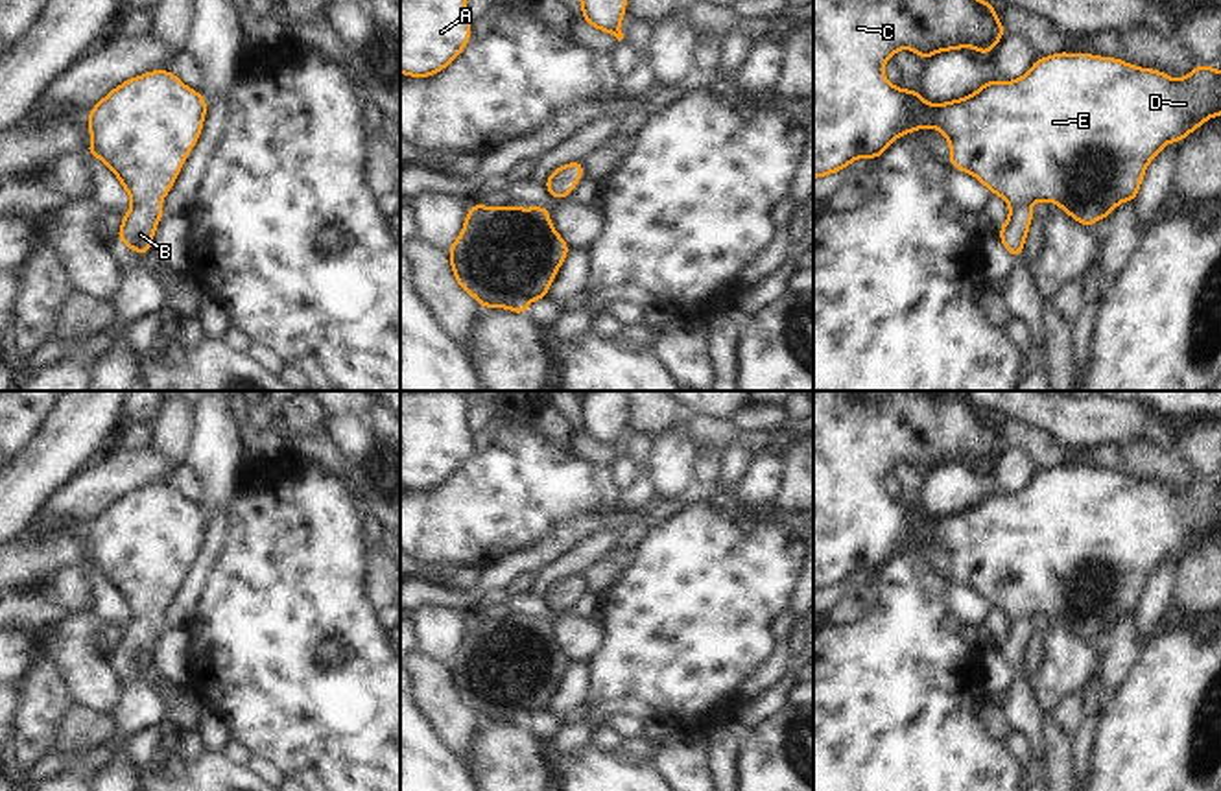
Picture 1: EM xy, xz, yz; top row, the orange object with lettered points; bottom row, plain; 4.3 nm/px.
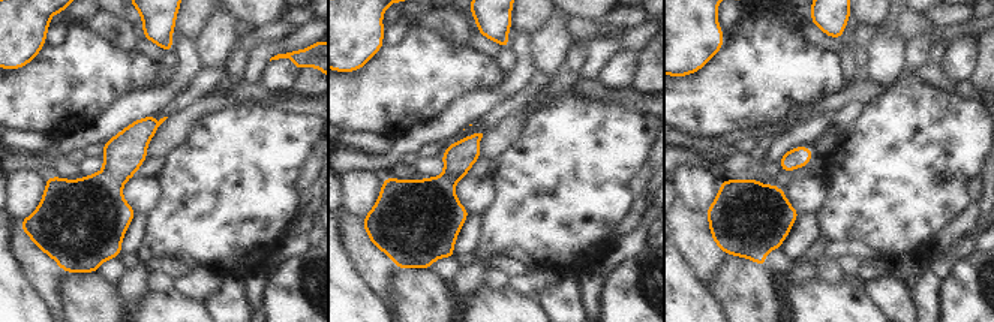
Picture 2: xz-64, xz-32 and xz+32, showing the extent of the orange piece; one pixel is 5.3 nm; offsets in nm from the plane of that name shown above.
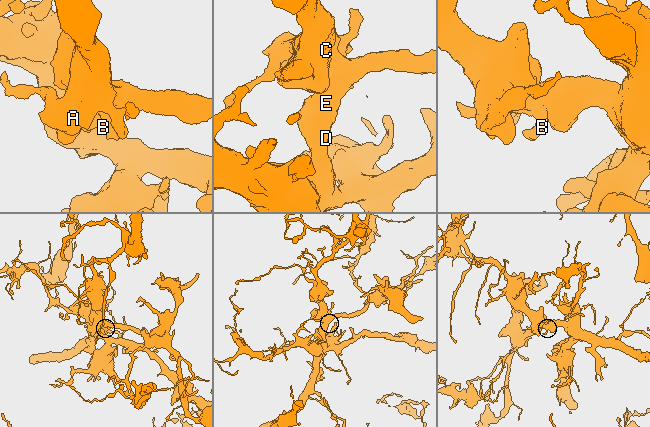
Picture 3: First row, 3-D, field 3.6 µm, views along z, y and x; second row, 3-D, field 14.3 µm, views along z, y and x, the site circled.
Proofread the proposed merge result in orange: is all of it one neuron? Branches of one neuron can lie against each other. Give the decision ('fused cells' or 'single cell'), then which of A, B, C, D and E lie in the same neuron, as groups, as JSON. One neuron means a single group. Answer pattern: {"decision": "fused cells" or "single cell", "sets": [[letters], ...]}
{"decision": "single cell", "sets": [["A", "B", "C", "D", "E"]]}

